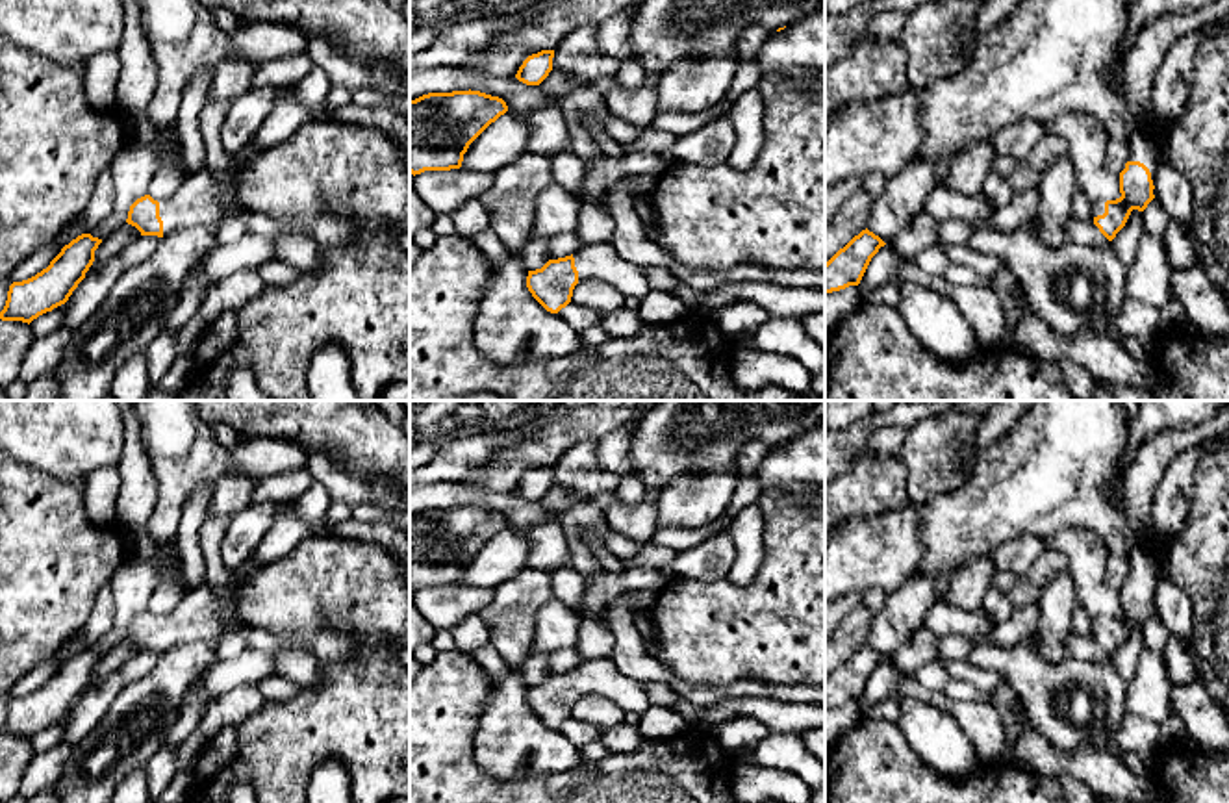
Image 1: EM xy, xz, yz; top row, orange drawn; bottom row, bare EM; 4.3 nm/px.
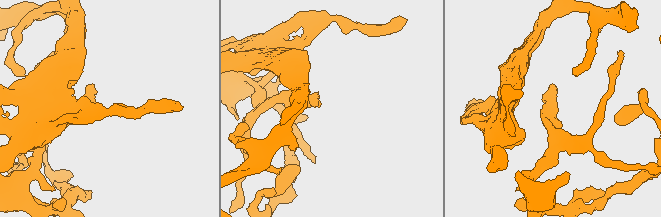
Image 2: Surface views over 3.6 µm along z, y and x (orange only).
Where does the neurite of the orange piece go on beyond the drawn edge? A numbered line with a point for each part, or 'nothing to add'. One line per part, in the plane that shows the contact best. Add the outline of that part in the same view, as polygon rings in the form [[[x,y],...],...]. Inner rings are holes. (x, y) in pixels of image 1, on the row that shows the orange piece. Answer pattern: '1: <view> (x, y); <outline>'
1: xy (197, 201); [[[206,165],[198,172],[187,174],[171,198],[159,200],[163,236],[185,226],[209,226],[219,221],[224,215],[221,195],[222,187]]]
2: yz (1142, 147); [[[1136,126],[1136,130],[1133,132],[1127,143],[1129,143],[1127,161],[1144,163],[1151,172],[1151,180],[1155,182],[1155,171],[1160,163],[1160,156],[1159,156],[1153,132],[1149,132],[1147,128]]]

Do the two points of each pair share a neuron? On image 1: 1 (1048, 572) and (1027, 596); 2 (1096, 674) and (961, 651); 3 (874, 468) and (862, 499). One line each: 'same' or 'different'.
1: same
2: different
3: same

